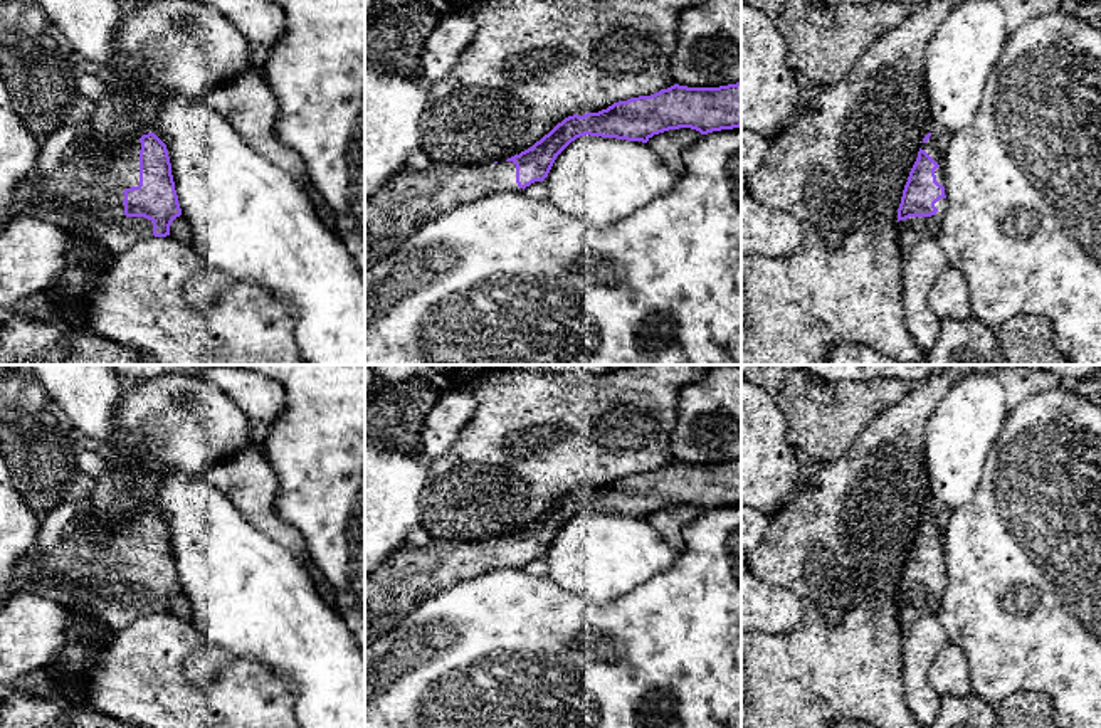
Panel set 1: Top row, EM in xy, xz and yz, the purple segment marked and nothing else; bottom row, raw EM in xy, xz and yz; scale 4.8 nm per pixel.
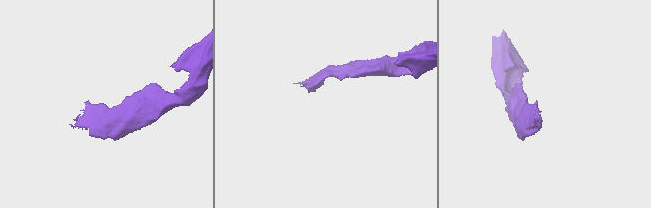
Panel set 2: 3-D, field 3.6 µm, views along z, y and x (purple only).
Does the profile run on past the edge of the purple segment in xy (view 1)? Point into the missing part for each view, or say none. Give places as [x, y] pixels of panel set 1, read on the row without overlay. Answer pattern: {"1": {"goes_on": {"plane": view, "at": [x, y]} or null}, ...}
{"1": {"goes_on": {"plane": "xy", "at": [84, 572]}}}

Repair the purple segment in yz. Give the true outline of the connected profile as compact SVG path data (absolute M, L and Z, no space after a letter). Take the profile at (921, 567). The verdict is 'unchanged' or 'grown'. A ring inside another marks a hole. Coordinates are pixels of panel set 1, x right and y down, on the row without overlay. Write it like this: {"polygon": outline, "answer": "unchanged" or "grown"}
{"polygon": "M931 508L923 514L918 535L909 548L898 585L898 607L904 629L911 627L925 615L936 614L941 607L941 599L946 587L946 572L943 563L943 533L936 525L935 513L936 509Z", "answer": "grown"}

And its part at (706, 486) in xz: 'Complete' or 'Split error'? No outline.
Split error

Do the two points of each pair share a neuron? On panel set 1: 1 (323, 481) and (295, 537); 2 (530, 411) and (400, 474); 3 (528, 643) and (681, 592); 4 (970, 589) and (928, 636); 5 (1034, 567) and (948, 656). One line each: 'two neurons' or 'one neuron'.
1: two neurons
2: two neurons
3: one neuron
4: two neurons
5: two neurons

